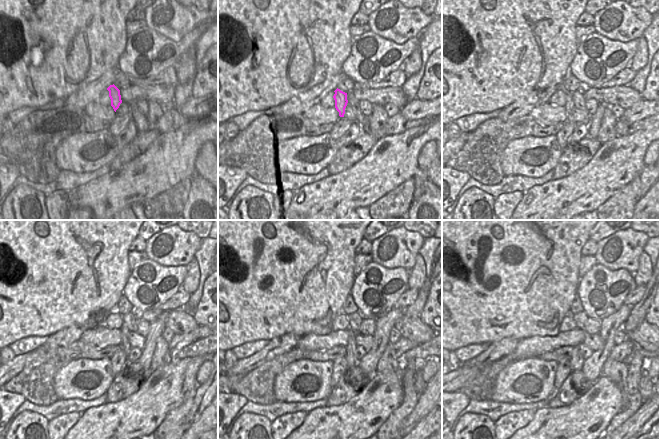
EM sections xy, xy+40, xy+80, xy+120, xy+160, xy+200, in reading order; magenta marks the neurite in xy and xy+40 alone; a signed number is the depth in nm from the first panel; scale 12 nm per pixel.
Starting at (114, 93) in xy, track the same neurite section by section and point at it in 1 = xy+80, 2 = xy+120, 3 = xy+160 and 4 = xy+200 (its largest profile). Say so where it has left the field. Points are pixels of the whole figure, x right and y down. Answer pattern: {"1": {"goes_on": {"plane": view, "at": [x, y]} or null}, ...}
{"1": {"goes_on": {"plane": "xy+80", "at": [569, 105]}}, "2": {"goes_on": {"plane": "xy+120", "at": [125, 346]}}, "3": {"goes_on": {"plane": "xy+160", "at": [352, 361]}}, "4": {"goes_on": {"plane": "xy+200", "at": [577, 360]}}}

